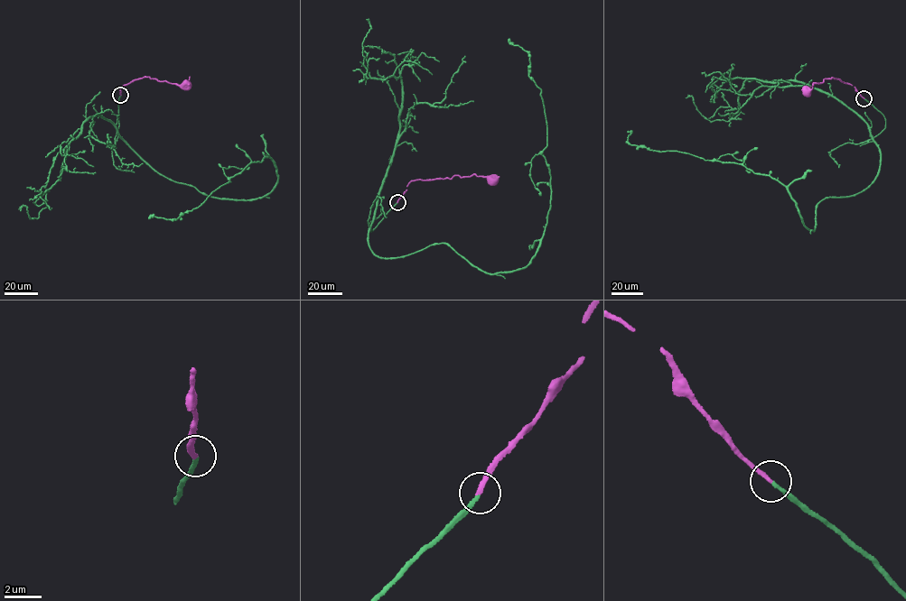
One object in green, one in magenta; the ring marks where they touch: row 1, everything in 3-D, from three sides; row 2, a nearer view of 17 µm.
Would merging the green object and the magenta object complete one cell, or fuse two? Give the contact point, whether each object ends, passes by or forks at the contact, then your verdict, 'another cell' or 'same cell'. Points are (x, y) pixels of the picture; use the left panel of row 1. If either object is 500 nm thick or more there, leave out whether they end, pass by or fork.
at (120, 95); green ends there; magenta ends there; same cell

